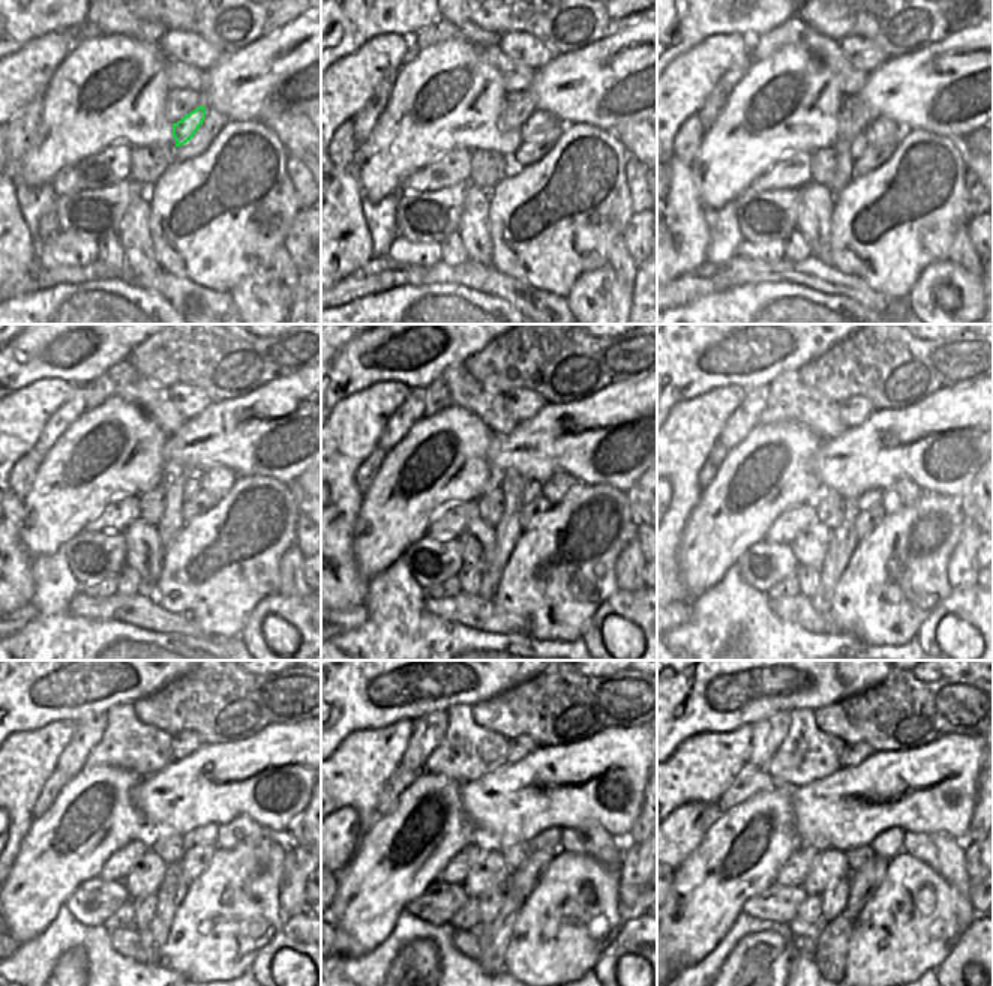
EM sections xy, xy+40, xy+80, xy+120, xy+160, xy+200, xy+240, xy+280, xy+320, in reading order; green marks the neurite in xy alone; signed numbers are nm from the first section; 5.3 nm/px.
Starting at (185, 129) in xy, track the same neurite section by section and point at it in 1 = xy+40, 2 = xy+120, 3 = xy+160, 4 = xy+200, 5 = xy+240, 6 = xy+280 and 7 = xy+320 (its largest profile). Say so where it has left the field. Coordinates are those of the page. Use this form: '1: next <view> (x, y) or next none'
1: next xy+40 (539, 120)
2: next xy+120 (218, 480)
3: next xy+160 (554, 489)
4: next xy+200 (905, 492)
5: next xy+240 (242, 830)
6: next xy+280 (597, 844)
7: next xy+320 (942, 853)

